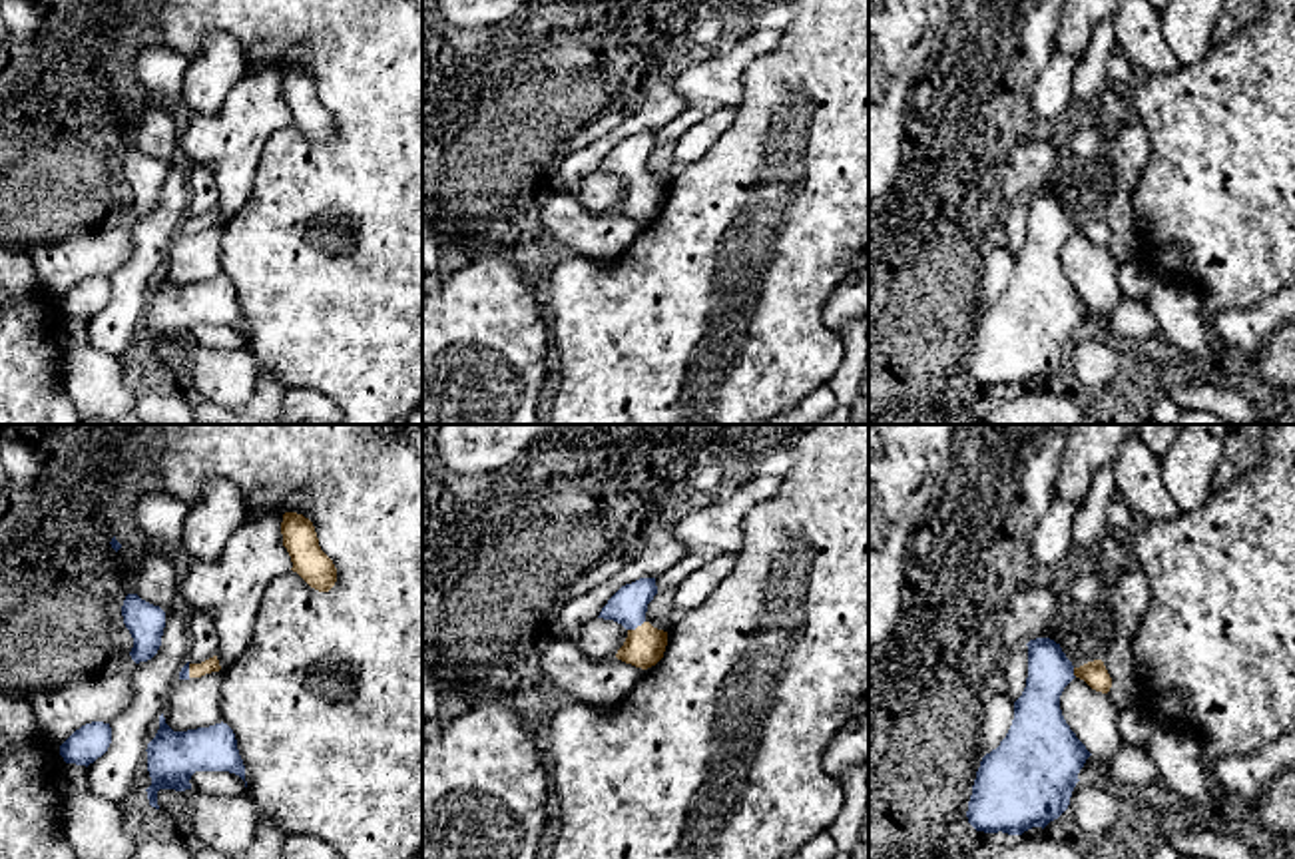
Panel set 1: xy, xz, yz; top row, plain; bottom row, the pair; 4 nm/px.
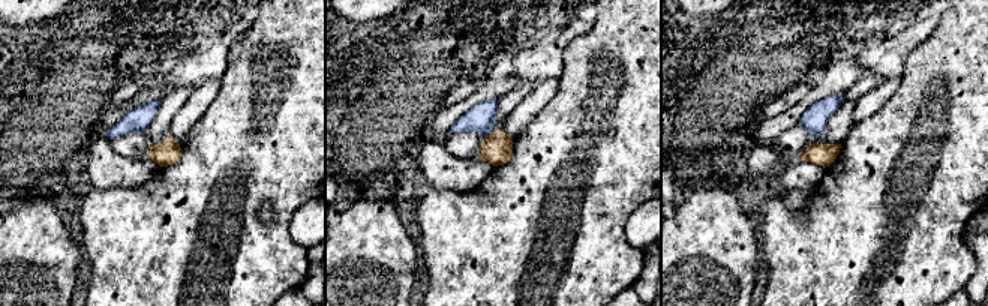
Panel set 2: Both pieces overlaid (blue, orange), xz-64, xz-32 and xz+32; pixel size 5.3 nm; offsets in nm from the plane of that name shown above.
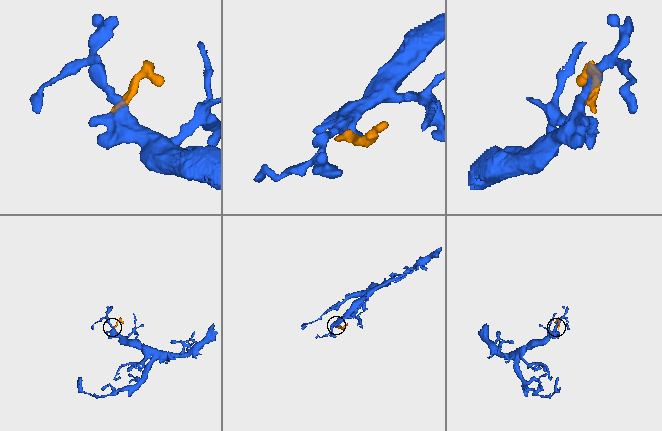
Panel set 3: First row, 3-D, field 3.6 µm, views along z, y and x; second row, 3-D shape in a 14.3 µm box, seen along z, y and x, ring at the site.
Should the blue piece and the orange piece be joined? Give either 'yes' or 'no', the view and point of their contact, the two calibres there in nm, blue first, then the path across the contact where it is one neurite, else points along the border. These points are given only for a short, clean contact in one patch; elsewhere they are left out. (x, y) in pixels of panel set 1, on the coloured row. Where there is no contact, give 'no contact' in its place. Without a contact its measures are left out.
yes; contact xz (636, 626); calibres 150 and 160 nm; way xz (628, 606), (636, 626), (644, 646)

